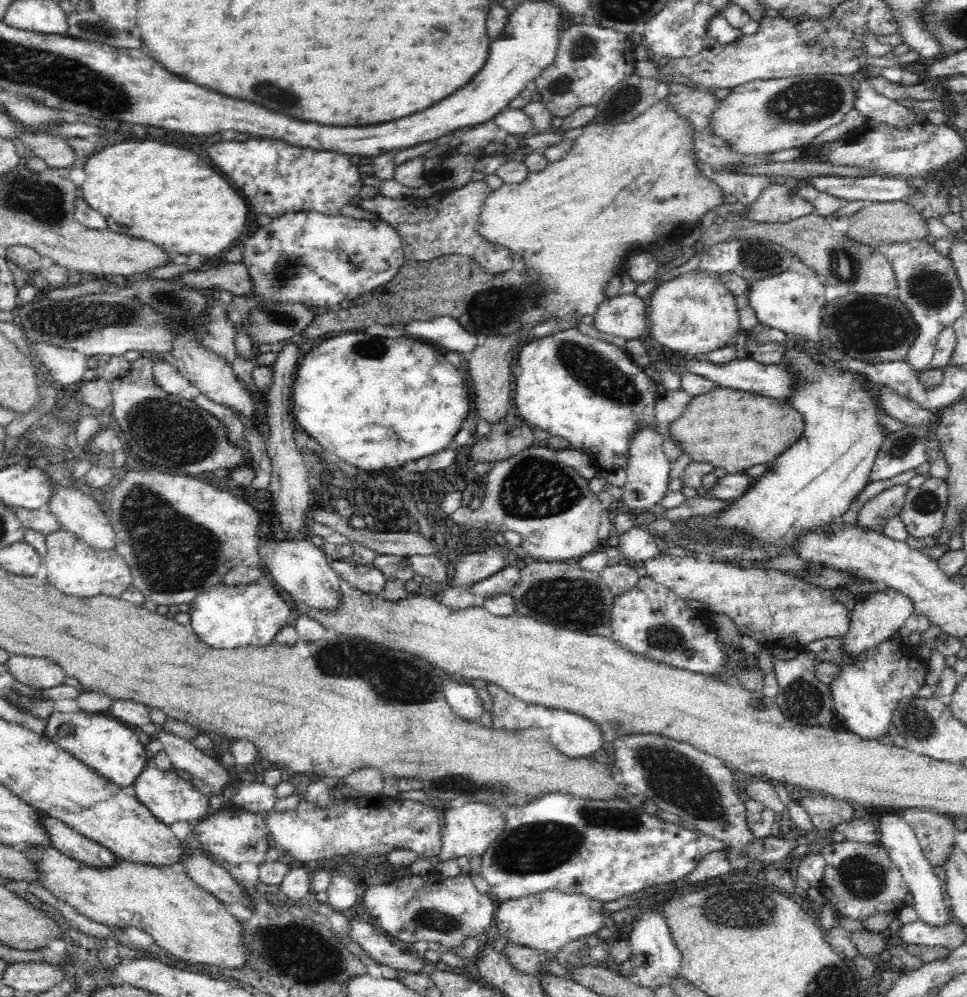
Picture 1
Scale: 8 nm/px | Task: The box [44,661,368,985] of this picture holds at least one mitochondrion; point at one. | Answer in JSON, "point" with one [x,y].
{"point":[292,941]}

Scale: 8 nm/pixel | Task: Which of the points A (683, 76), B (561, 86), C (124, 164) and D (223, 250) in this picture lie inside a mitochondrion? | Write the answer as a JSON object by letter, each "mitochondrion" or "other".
{"A":"other","B":"mitochondrion","C":"other","D":"other"}

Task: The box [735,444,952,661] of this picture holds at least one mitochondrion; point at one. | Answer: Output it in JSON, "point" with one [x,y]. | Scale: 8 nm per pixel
{"point":[927,502]}

